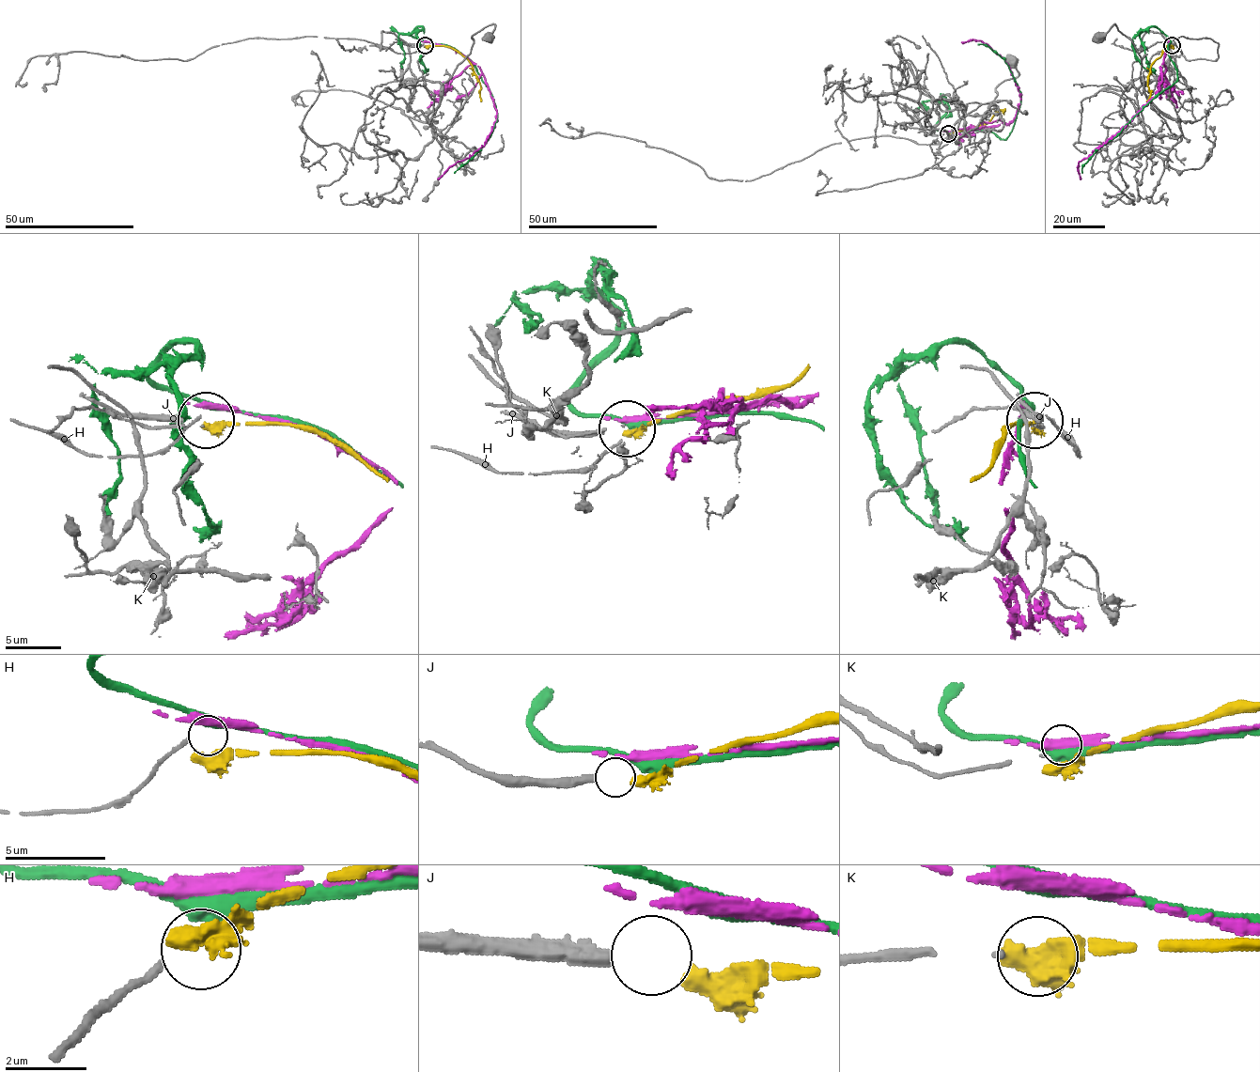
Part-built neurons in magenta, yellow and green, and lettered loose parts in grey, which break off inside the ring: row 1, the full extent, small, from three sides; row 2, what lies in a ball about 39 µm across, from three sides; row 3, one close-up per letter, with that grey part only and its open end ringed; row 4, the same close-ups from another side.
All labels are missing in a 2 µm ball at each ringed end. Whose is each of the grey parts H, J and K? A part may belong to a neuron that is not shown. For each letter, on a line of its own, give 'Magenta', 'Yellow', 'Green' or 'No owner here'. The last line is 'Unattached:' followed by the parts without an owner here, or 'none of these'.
H: Green
J: Yellow
K: No owner here
Unattached: K

